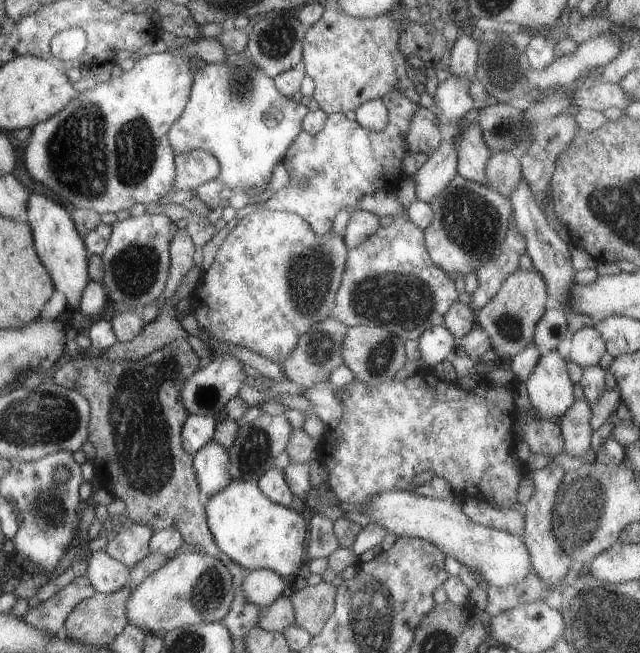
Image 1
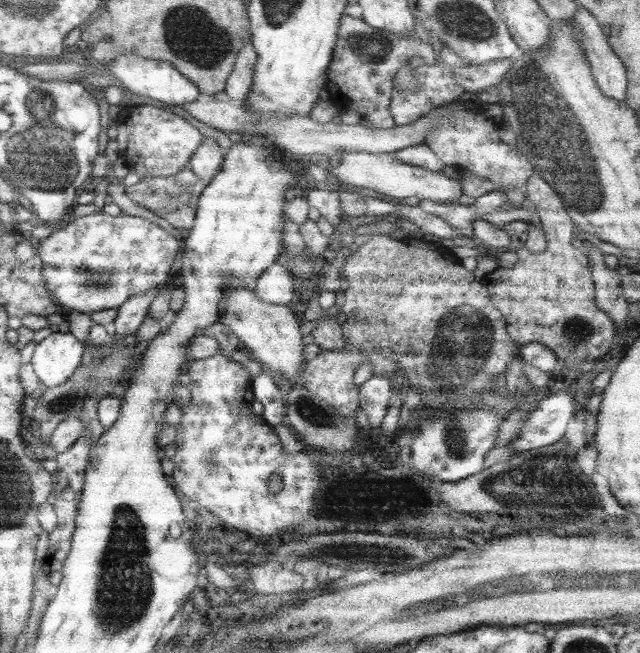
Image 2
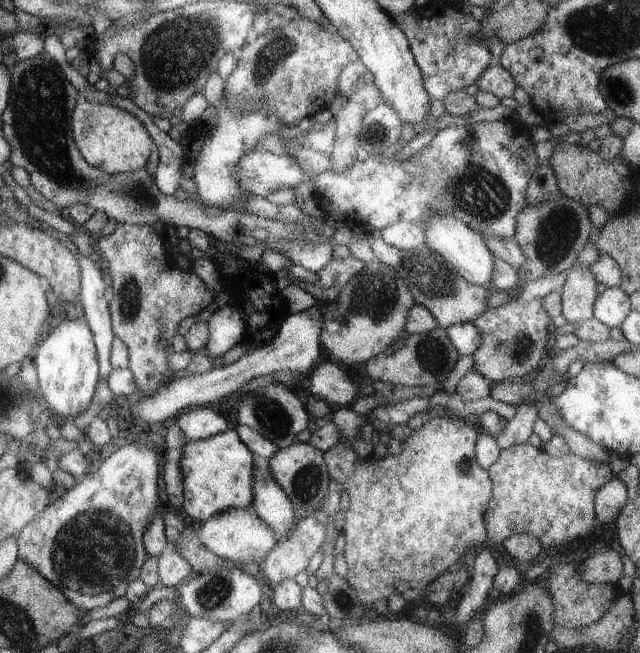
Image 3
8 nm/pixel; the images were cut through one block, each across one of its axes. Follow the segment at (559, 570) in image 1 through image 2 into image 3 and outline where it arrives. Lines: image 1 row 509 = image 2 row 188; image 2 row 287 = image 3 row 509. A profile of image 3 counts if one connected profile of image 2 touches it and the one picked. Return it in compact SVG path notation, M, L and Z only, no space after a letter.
M522 443L501 450L498 460L487 470L493 484L492 500L485 514L486 541L488 549L498 548L512 535L530 534L542 545L545 553L555 553L578 541L586 540L596 517L594 497L599 488L614 478L610 465L599 465L572 452L552 457L529 443Z

